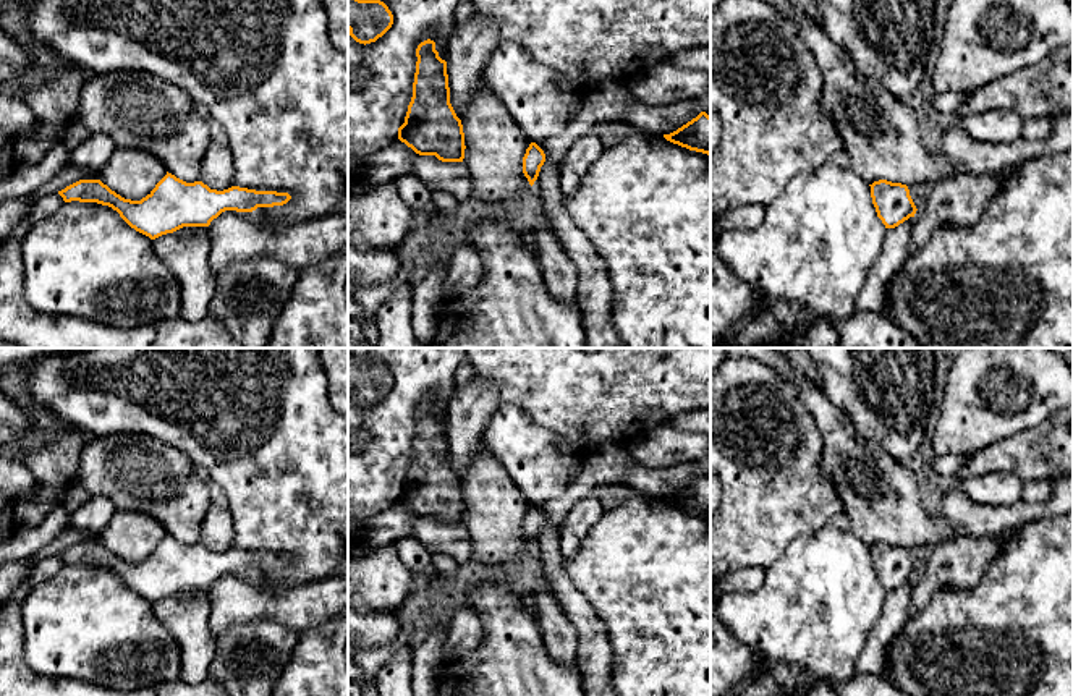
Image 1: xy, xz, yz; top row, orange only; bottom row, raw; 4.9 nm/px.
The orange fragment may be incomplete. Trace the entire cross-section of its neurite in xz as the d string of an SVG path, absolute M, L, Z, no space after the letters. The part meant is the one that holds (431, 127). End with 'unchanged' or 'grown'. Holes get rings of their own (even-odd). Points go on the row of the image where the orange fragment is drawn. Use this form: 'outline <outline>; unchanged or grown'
outline M430 39L418 45L416 57L413 97L398 139L419 155L463 162L464 133L450 104L447 62L439 57Z; unchanged

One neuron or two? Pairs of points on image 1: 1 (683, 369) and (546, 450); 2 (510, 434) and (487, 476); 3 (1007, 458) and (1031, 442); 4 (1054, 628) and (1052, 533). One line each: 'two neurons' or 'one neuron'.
1: two neurons
2: two neurons
3: one neuron
4: one neuron

